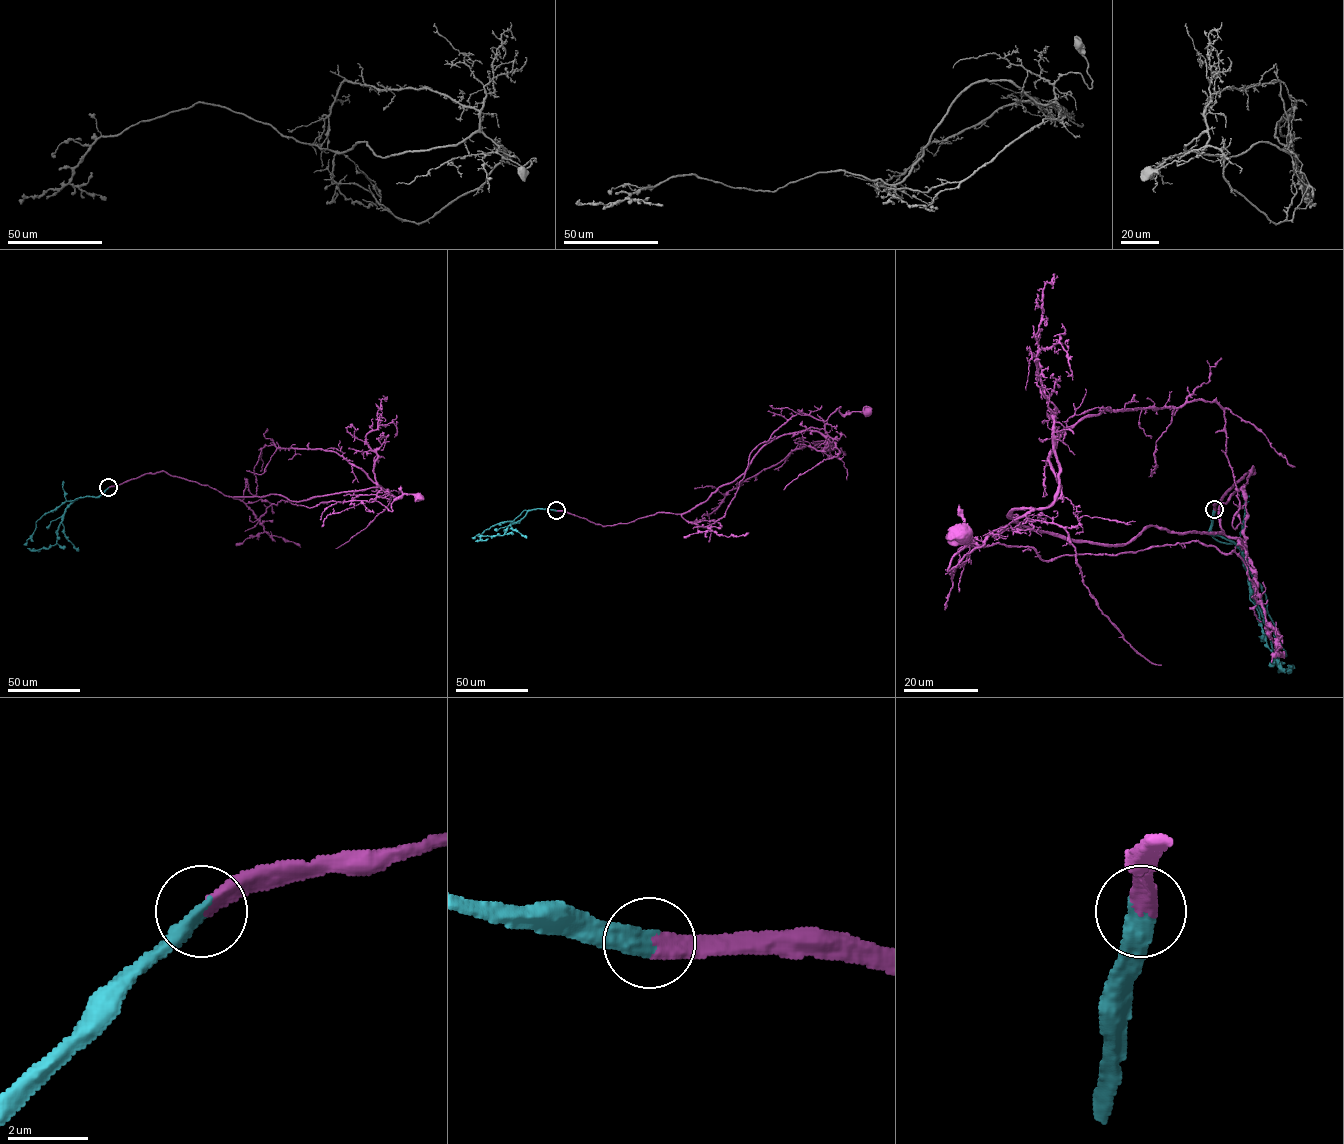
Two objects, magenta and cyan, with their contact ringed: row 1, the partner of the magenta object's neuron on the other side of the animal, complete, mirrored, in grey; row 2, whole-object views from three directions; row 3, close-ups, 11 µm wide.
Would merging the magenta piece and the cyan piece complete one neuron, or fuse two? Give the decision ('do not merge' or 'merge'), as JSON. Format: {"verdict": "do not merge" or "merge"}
{"verdict": "merge"}

